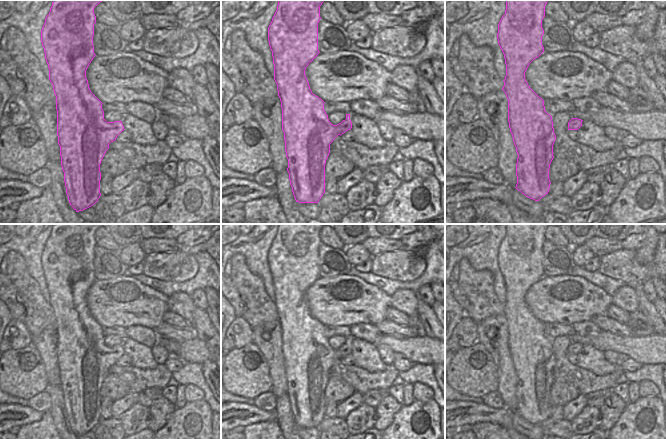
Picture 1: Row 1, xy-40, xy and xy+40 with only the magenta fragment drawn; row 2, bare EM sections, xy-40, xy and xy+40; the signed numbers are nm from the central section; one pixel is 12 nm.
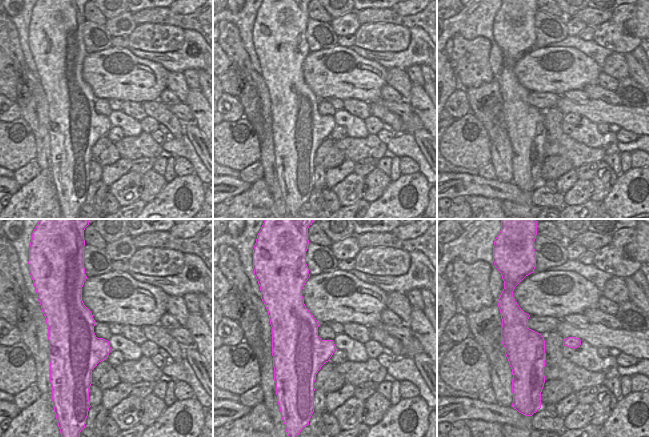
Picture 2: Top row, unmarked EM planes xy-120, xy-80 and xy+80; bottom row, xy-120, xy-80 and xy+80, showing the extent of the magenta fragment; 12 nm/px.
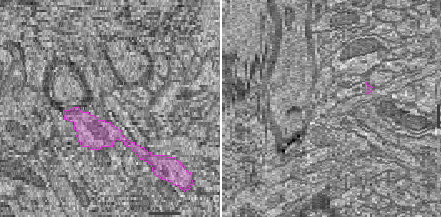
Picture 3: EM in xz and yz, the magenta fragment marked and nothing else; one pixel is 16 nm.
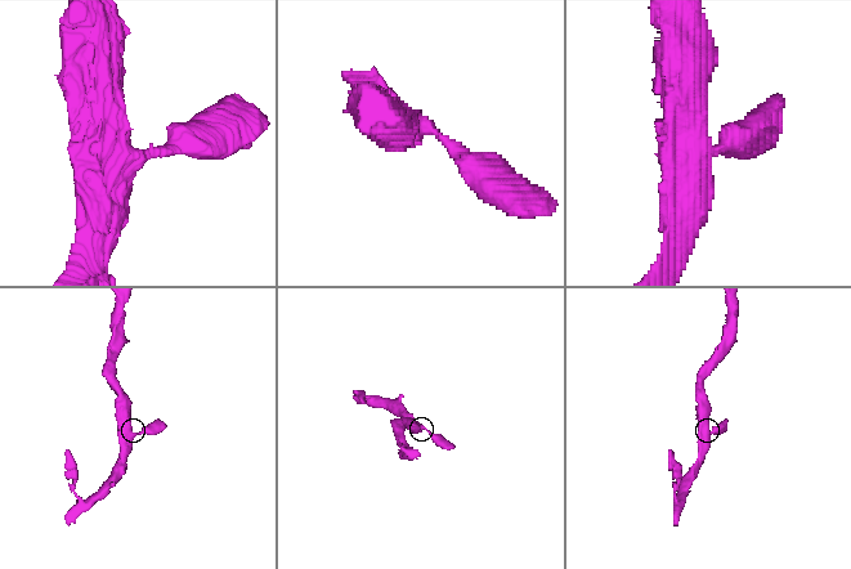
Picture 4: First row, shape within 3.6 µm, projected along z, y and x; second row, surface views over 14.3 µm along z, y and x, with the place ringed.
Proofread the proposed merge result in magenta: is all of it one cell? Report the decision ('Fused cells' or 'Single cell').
Single cell.

